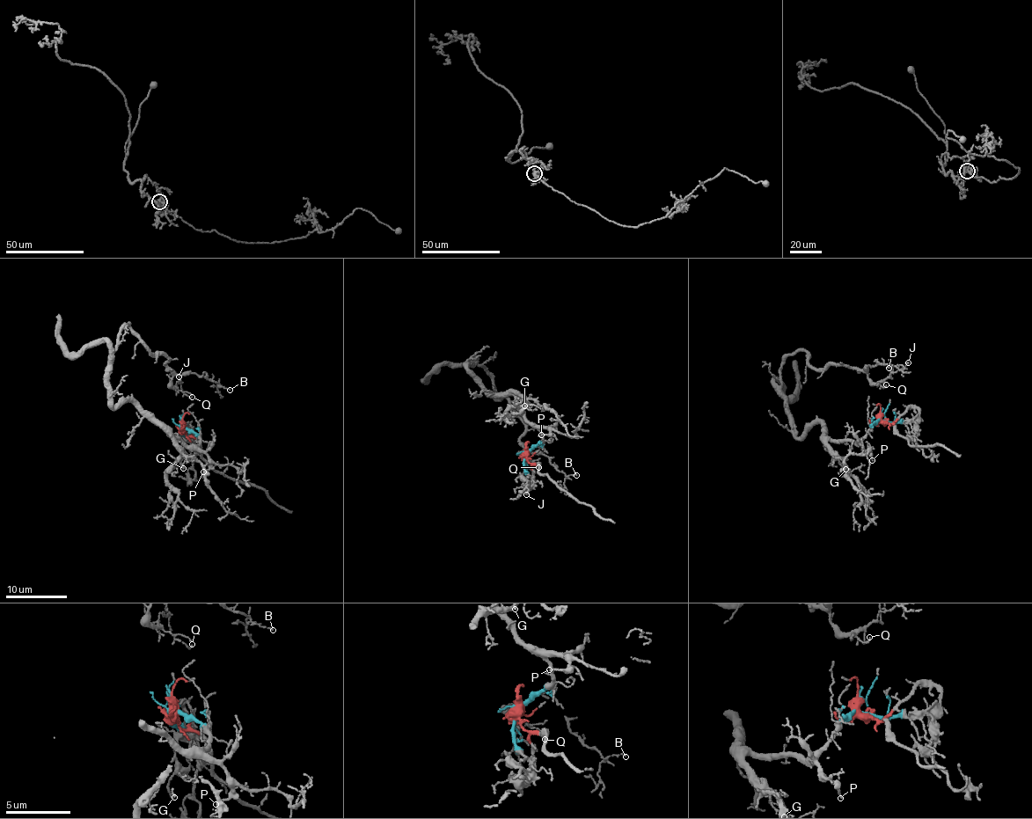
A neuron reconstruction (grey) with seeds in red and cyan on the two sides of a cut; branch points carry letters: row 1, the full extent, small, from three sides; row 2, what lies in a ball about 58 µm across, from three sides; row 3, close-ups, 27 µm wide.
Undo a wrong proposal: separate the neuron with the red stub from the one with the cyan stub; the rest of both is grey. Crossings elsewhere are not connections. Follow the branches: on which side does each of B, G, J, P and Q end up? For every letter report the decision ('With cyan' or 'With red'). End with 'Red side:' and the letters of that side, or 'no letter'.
B: With cyan
G: With cyan
J: With cyan
P: With cyan
Q: With cyan
Red side: no letter

